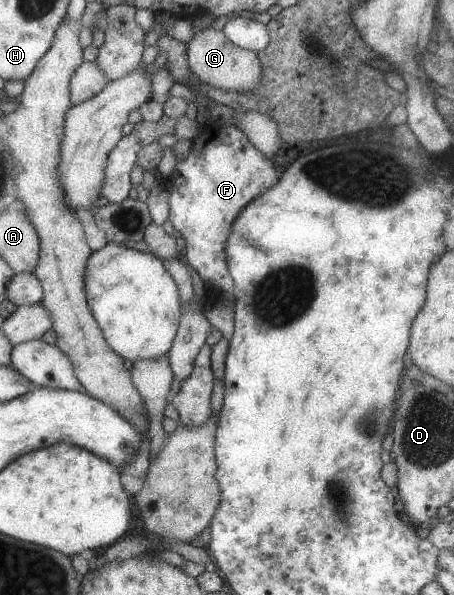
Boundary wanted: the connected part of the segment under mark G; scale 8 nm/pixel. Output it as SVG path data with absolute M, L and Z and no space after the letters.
M208 27L194 34L187 42L187 59L199 80L216 89L231 89L238 93L252 92L262 84L261 62L257 53L232 44L223 30Z

